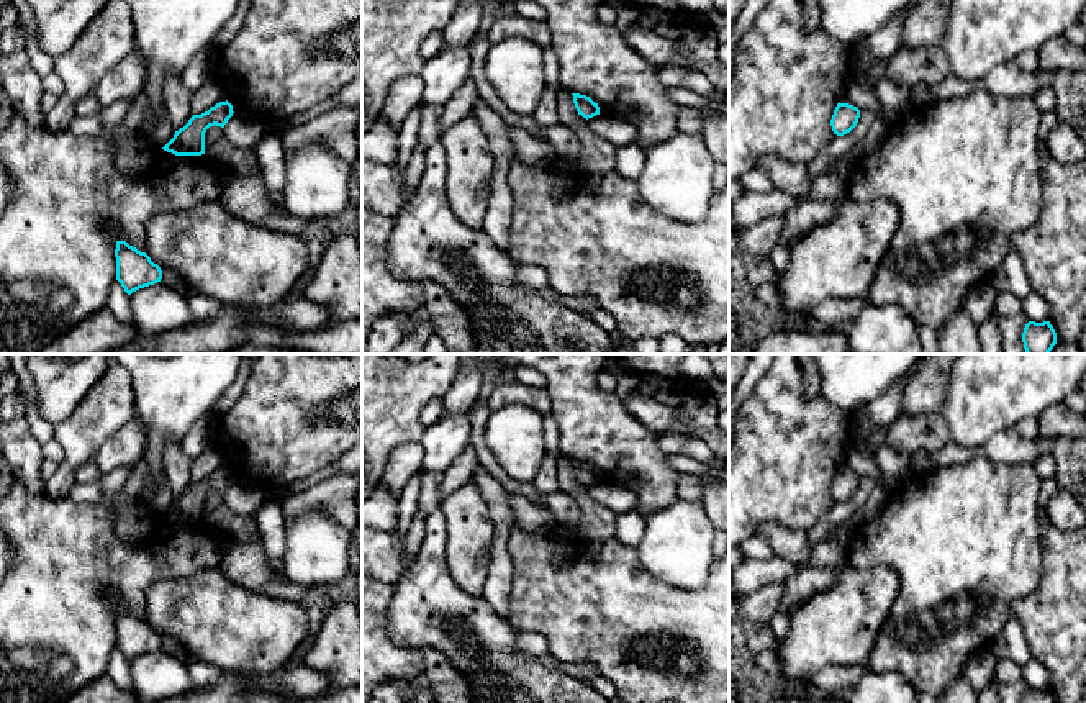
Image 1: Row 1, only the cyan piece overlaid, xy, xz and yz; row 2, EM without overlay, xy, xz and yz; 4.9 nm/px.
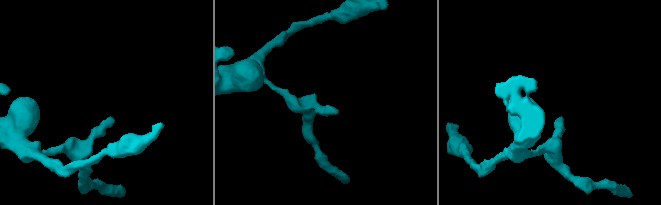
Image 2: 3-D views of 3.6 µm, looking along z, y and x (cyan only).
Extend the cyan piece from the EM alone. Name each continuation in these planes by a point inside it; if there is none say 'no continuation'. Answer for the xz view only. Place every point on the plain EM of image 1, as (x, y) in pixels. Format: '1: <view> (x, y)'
no continuation

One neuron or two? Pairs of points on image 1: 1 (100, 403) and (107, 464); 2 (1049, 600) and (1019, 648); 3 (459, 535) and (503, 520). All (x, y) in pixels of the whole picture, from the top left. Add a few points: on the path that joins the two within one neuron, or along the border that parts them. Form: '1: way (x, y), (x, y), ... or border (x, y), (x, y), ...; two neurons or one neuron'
1: border (135, 418), (128, 420), (92, 459); two neurons
2: border (1011, 615), (1019, 621), (1032, 656); two neurons
3: border (479, 487), (493, 525), (490, 561); two neurons

